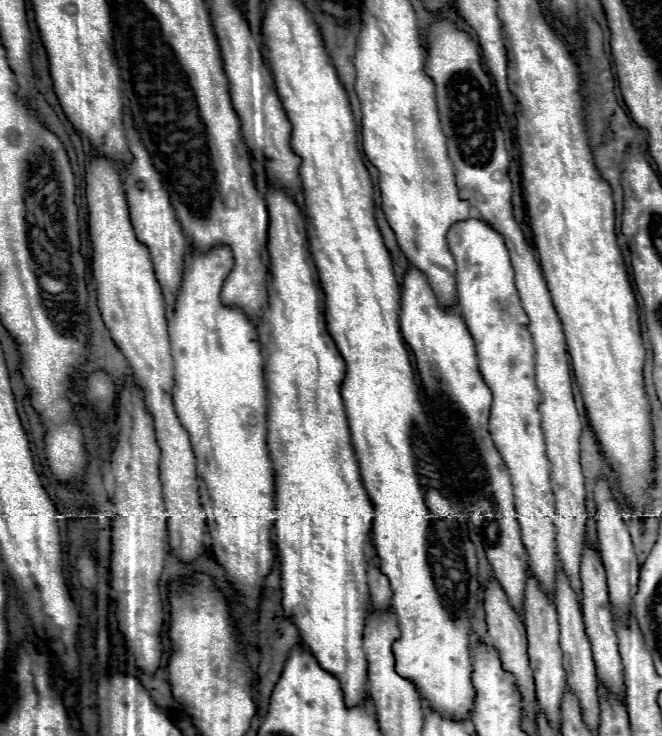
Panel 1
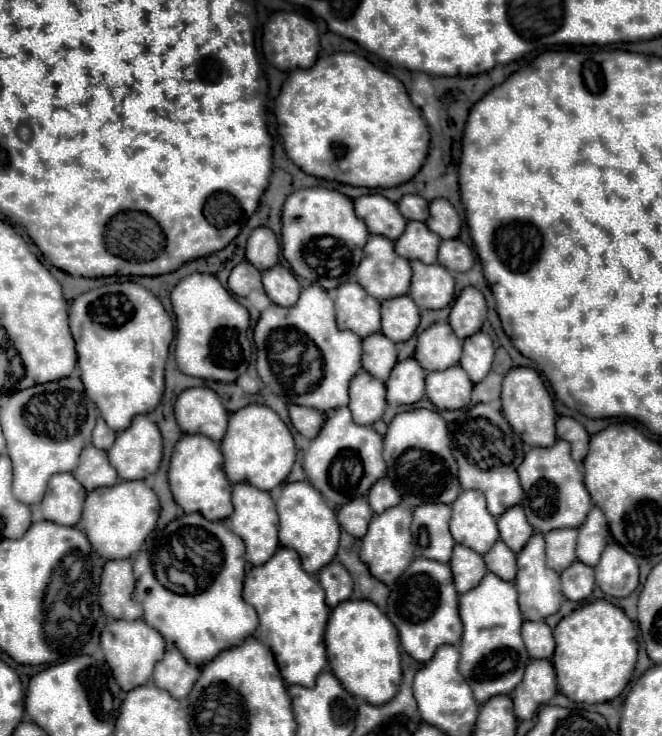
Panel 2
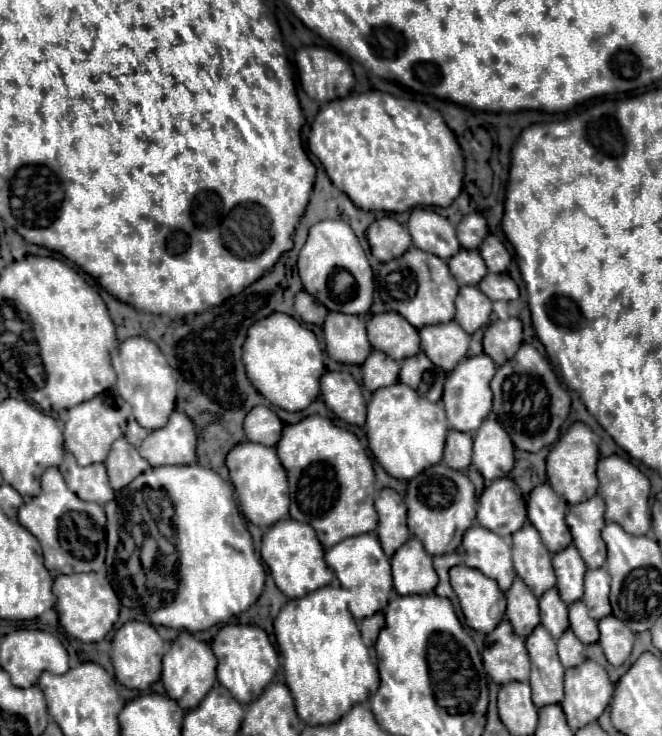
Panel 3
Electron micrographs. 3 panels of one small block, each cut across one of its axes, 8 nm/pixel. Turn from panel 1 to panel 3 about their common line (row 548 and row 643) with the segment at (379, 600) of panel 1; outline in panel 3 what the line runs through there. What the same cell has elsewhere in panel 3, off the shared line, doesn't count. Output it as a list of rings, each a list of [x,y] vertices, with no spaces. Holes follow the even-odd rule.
[[[376,612],[374,616],[364,618],[364,620],[360,622],[362,638],[364,638],[364,642],[366,642],[368,648],[372,648],[372,646],[376,644],[376,638],[378,638],[378,634],[380,634],[382,628],[384,628],[384,616],[382,616],[382,612]]]

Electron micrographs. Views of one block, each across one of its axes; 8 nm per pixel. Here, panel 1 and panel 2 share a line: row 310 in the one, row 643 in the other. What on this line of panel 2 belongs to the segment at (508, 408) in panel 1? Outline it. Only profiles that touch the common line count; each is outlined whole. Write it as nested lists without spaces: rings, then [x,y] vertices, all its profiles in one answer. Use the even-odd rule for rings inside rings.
[[[488,572],[484,582],[460,596],[460,618],[464,624],[460,644],[460,674],[472,686],[474,698],[484,704],[498,694],[510,694],[522,680],[526,664],[530,660],[524,640],[520,636],[522,612],[518,606],[518,592],[512,582],[504,582],[496,574]]]

